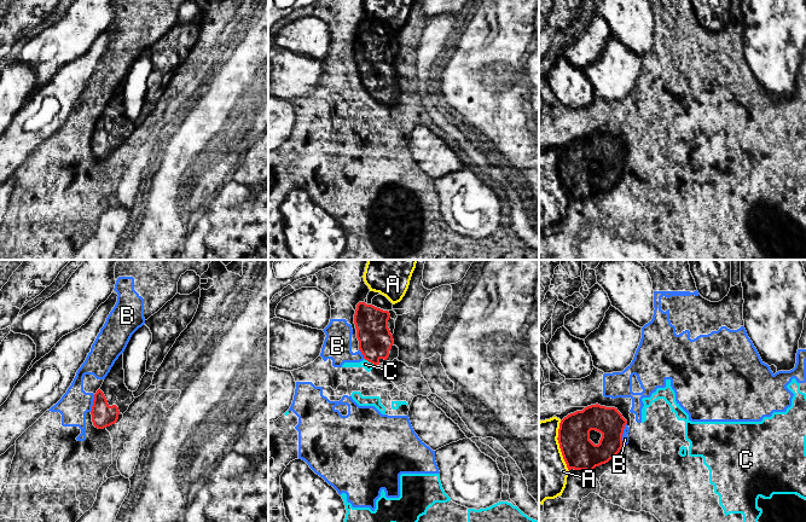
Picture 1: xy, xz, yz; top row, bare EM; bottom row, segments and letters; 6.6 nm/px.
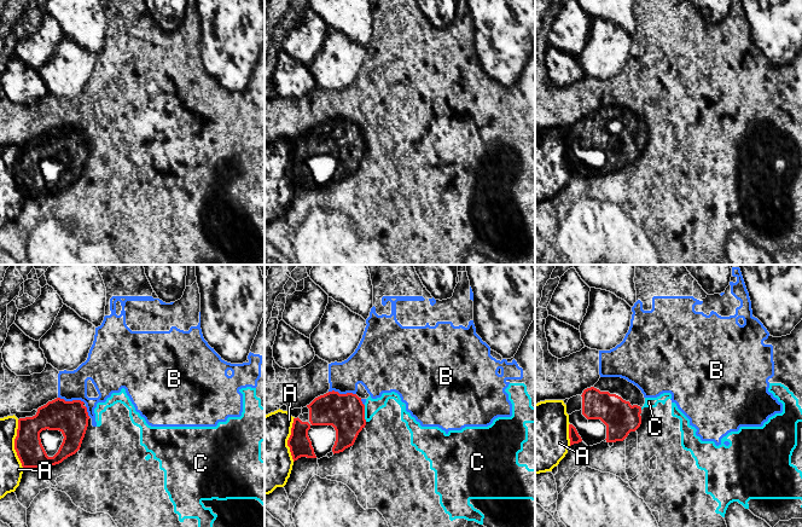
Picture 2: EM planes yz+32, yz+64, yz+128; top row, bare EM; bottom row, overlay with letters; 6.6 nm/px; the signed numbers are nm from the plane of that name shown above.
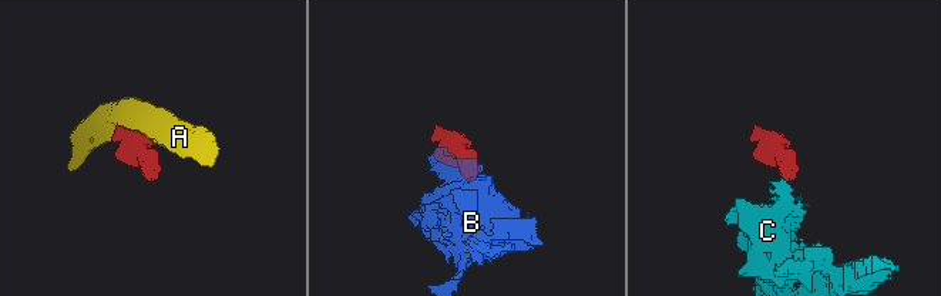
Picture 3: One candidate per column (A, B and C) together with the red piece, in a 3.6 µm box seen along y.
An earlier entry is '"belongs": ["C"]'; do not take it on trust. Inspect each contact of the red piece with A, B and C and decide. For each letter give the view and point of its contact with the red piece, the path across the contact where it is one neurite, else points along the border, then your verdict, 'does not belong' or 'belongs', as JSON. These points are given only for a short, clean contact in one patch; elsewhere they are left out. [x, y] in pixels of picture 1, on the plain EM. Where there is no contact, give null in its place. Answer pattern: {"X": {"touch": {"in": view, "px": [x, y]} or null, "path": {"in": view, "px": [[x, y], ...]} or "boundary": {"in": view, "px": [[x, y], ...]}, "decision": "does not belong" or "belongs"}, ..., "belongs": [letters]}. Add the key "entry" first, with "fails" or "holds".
{"entry": "fails", "A": {"touch": {"in": "yz", "px": [560, 175]}, "decision": "does not belong"}, "B": {"touch": {"in": "yz", "px": [622, 162]}, "decision": "does not belong"}, "C": {"touch": {"in": "xz", "px": [370, 91]}, "boundary": {"in": "xz", "px": [[364, 87], [375, 94]]}, "decision": "does not belong"}, "belongs": []}

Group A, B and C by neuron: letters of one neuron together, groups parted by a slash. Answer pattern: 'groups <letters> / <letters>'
groups A / B C

